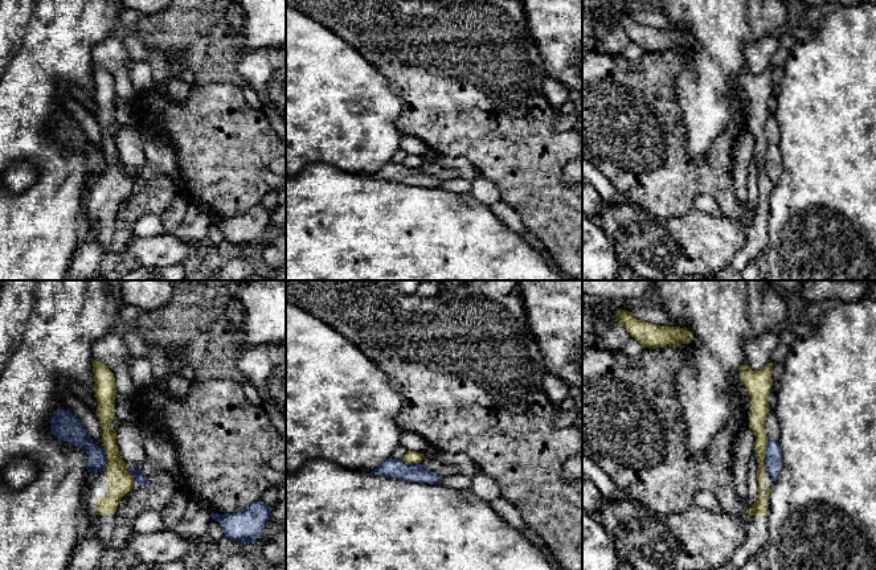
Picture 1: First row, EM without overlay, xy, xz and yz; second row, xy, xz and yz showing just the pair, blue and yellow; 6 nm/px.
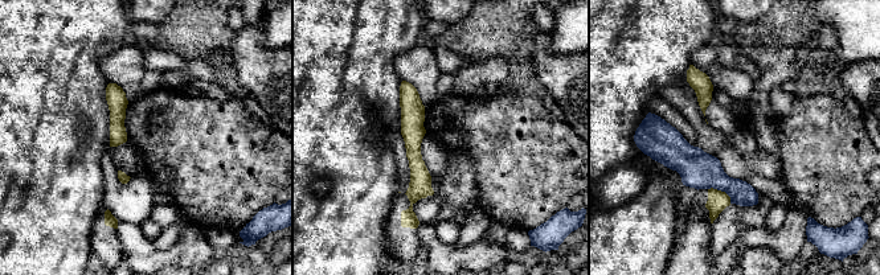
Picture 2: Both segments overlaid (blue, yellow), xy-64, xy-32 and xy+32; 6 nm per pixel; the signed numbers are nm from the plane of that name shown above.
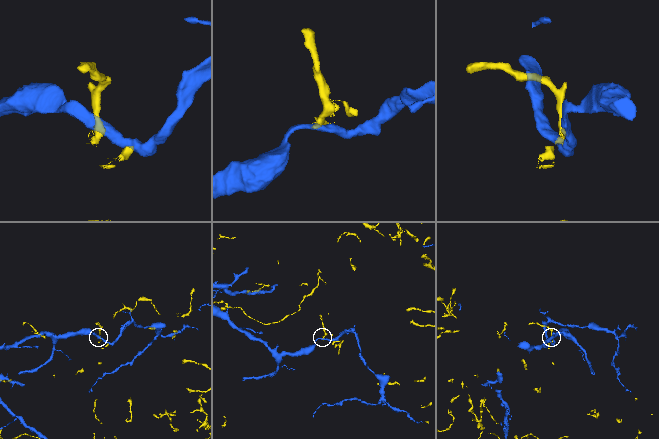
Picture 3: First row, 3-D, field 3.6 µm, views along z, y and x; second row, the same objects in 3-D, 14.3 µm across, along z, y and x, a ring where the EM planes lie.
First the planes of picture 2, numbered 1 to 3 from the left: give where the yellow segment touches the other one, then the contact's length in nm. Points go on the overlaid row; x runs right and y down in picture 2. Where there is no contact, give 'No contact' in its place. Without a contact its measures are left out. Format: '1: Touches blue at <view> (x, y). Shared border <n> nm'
1: No contact
2: No contact
3: Touches blue at xy+32 (721, 191). Shared border 170 nm

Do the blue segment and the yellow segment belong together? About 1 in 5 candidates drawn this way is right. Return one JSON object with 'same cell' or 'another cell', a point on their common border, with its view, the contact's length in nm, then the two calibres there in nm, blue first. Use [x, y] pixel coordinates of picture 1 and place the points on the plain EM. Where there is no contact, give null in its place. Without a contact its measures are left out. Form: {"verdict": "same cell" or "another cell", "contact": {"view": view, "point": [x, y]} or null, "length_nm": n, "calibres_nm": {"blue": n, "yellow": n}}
{"verdict": "another cell", "contact": {"view": "yz", "point": [765, 162]}, "length_nm": 200, "calibres_nm": {"blue": 110, "yellow": 110}}

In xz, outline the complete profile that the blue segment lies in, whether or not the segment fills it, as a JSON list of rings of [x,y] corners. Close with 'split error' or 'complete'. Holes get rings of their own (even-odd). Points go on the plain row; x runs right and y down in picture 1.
[[[388,163],[372,175],[374,179],[396,181],[408,186],[439,188],[442,180],[426,173],[421,167],[406,168],[402,164]]]; complete

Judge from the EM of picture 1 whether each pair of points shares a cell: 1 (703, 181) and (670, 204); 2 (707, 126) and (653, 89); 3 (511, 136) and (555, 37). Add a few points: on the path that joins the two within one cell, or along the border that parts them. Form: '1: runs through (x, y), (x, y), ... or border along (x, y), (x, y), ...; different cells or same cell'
1: runs through (695, 181), (678, 196); same cell
2: border along (675, 78), (675, 97), (683, 117), (687, 139); different cells
3: border along (532, 33), (544, 64); different cells

